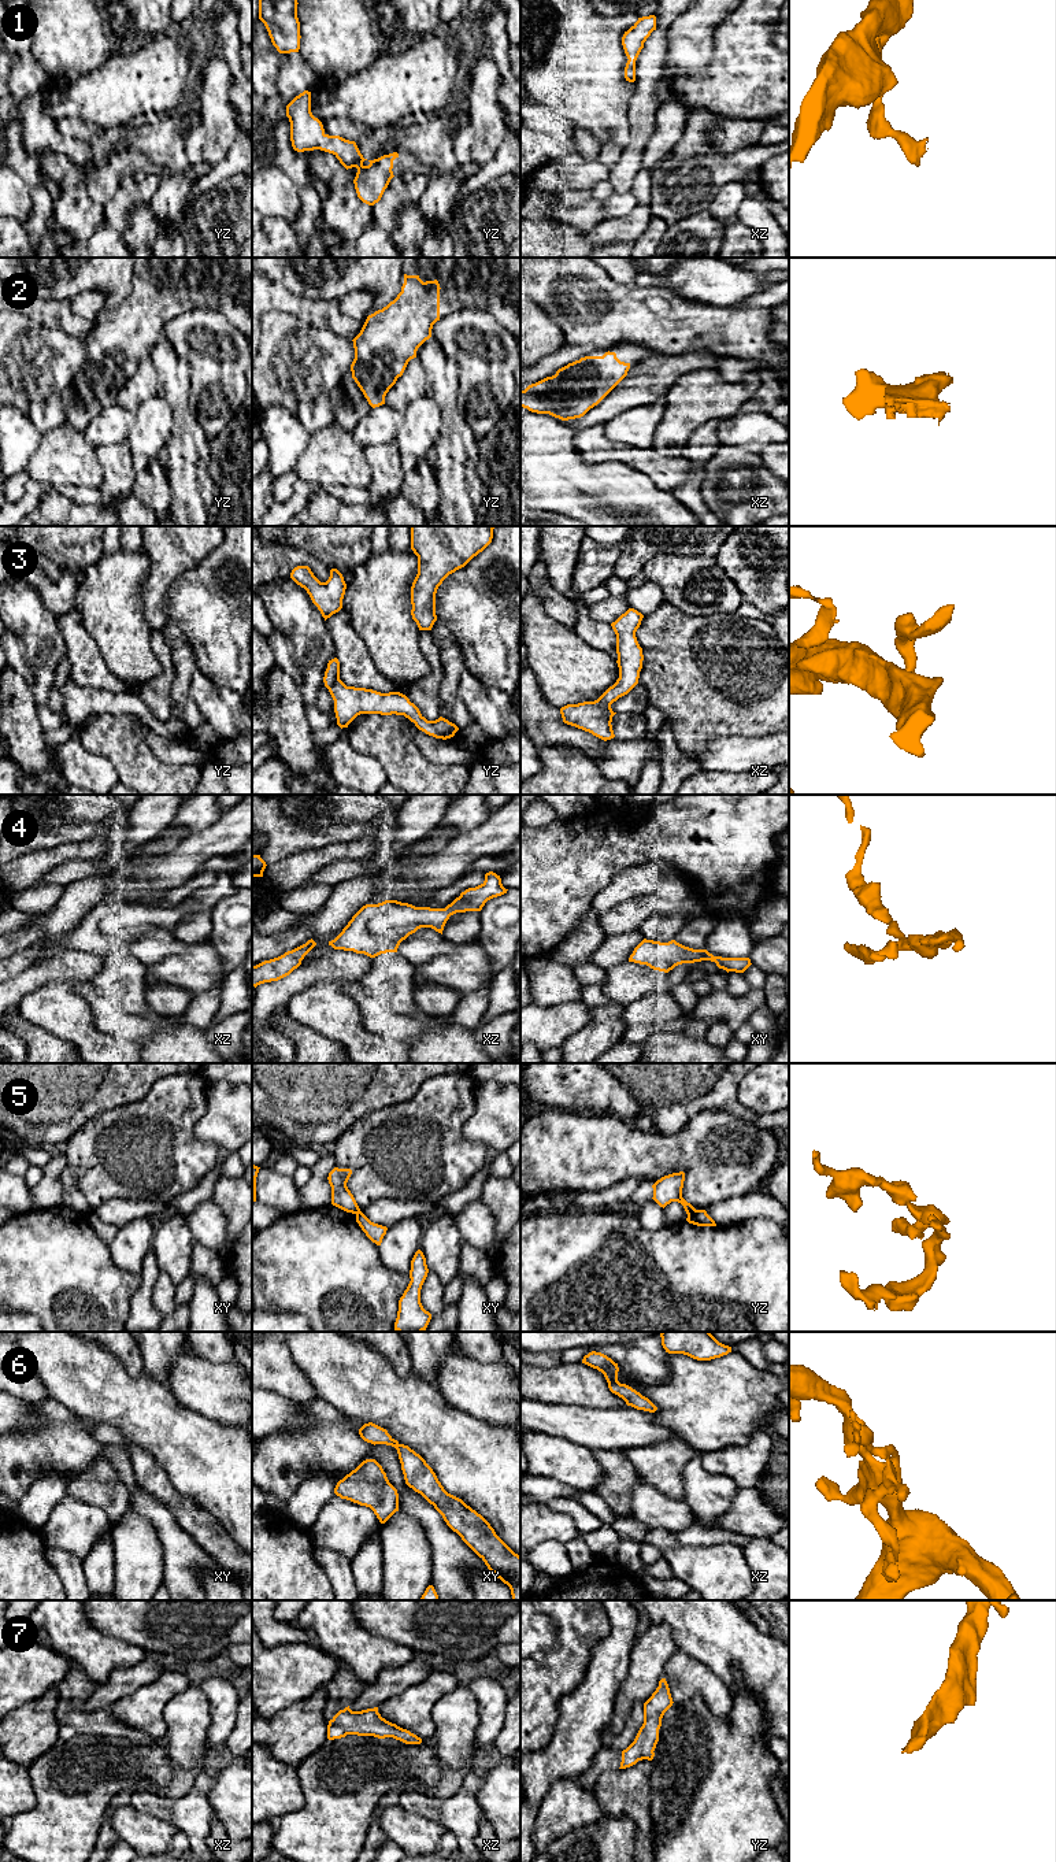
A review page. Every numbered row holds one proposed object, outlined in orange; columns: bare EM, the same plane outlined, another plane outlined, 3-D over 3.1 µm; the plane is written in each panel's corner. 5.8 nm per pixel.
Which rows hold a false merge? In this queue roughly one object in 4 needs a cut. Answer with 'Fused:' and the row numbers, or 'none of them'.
Fused: 5

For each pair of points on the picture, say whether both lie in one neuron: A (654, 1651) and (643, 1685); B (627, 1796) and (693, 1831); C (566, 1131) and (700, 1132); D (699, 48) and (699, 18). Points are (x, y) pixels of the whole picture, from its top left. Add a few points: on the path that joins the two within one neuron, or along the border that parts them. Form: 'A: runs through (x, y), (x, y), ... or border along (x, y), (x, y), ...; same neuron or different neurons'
A: runs through (648, 1659), (643, 1677); same neuron
B: border along (649, 1774), (649, 1814), (654, 1839); different neurons
C: runs through (599, 1147), (667, 1147); same neuron
D: runs through (699, 41), (699, 25); same neuron

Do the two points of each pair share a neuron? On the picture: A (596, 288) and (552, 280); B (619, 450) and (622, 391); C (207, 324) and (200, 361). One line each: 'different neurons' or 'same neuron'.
A: same neuron
B: different neurons
C: same neuron

